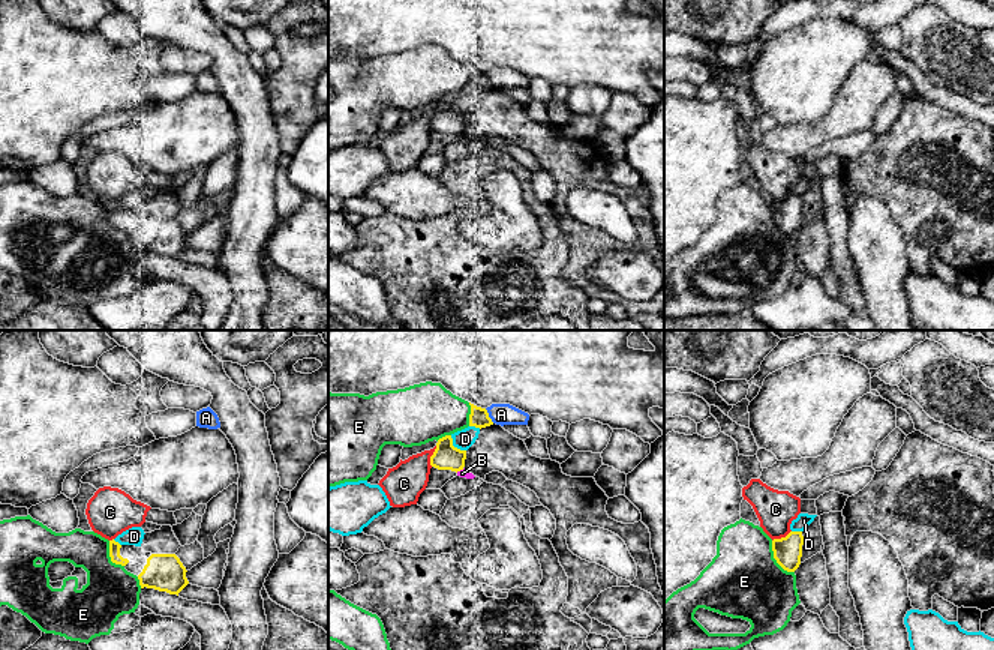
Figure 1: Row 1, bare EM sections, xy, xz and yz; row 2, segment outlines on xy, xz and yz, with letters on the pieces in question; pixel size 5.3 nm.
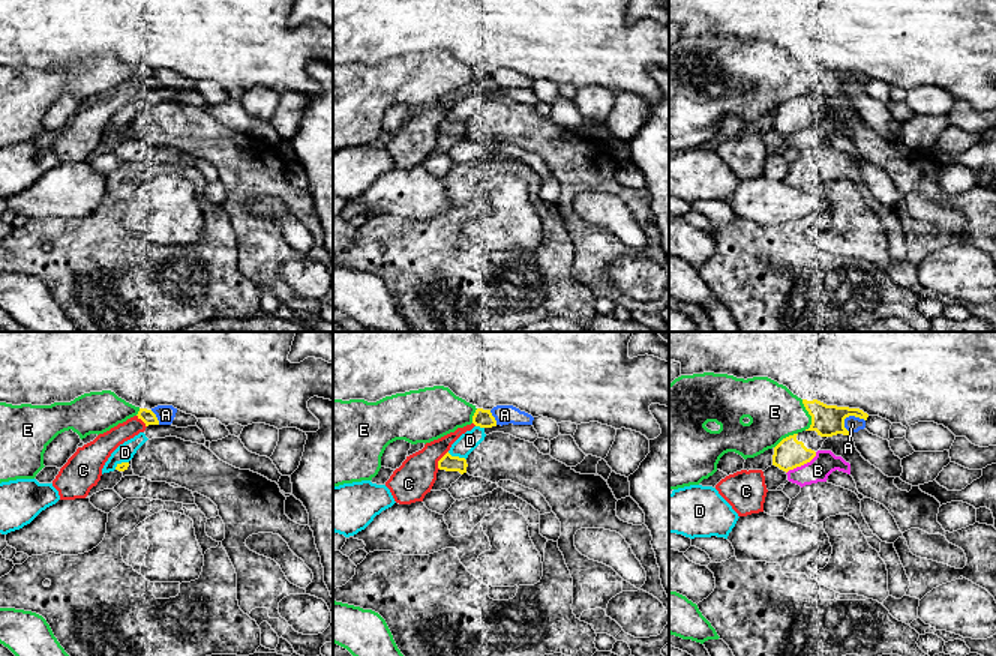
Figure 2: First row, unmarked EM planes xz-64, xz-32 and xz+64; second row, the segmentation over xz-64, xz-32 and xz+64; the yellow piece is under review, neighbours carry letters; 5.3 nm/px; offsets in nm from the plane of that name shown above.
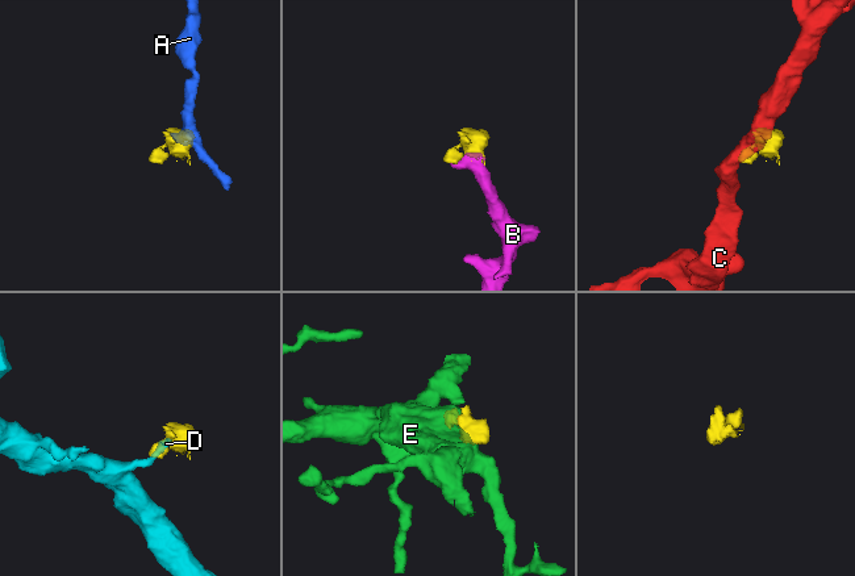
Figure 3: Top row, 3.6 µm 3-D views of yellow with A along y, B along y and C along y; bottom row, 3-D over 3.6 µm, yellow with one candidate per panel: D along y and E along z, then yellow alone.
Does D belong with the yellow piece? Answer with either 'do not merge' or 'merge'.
do not merge

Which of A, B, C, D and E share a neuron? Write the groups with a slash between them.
A / B / C / D / E

